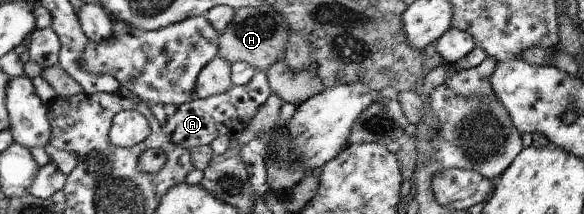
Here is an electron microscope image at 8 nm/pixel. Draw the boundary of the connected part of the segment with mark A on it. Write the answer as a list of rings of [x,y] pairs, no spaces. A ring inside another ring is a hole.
[[[259,70],[243,86],[232,86],[223,94],[216,94],[204,99],[183,104],[156,104],[150,106],[154,117],[161,123],[163,130],[171,135],[173,142],[182,144],[191,150],[193,147],[205,146],[218,136],[242,135],[259,107],[272,95],[268,84],[267,72]]]

